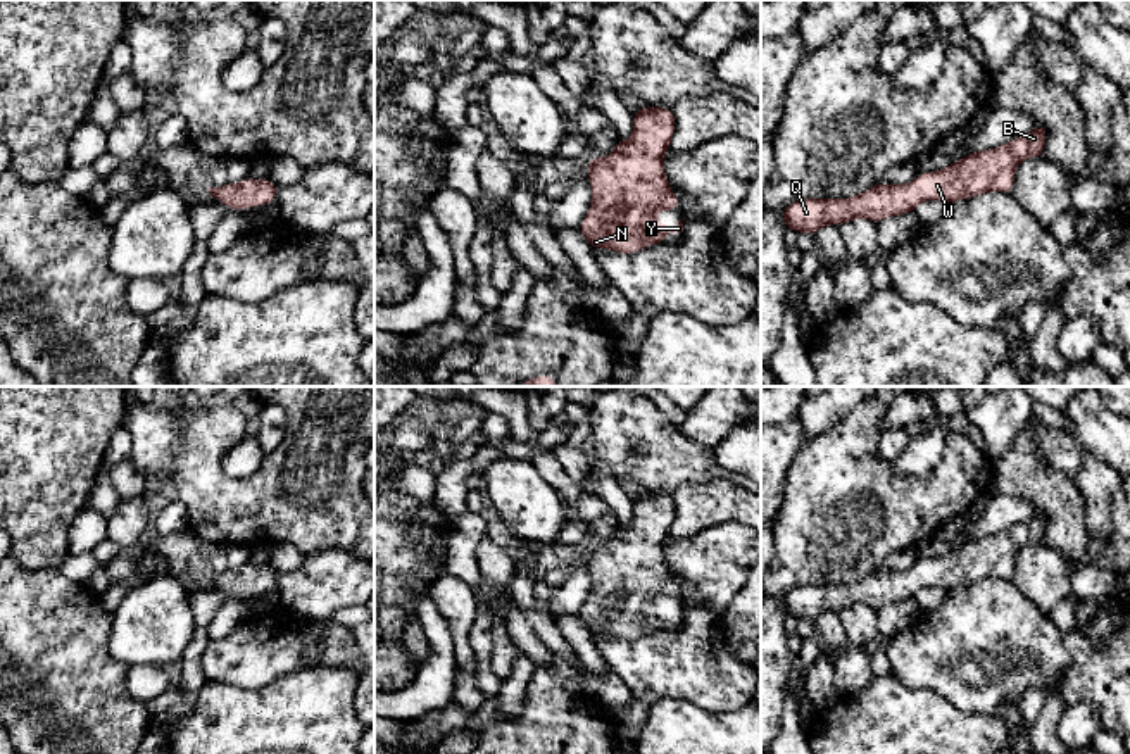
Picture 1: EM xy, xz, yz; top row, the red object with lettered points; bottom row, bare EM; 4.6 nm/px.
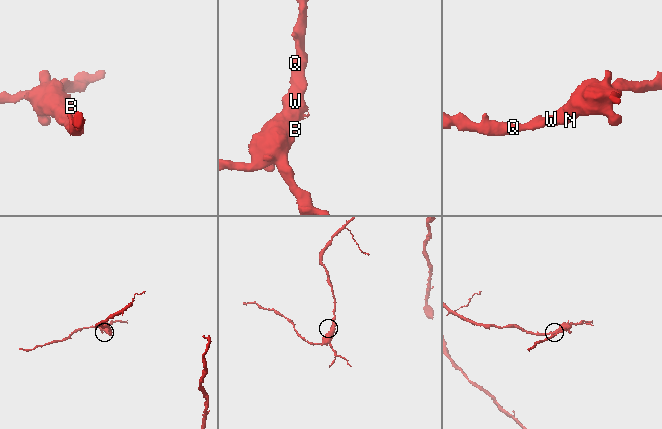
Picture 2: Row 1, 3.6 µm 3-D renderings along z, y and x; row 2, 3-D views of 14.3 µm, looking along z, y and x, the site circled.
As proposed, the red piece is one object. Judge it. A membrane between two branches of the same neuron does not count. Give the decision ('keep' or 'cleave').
keep

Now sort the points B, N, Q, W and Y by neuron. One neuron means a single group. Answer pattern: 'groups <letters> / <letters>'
groups B N Q W Y

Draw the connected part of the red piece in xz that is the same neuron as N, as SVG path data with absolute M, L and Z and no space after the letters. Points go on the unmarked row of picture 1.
M637 495L633 523L618 525L611 542L587 549L592 590L580 619L590 635L635 640L652 630L664 630L666 619L683 618L681 606L676 613L654 606L664 595L680 597L662 550L675 512L676 502L669 495Z

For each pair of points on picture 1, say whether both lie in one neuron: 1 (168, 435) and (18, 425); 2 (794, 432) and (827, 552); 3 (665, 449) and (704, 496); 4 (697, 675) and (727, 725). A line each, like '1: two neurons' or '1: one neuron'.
1: two neurons
2: two neurons
3: two neurons
4: two neurons

